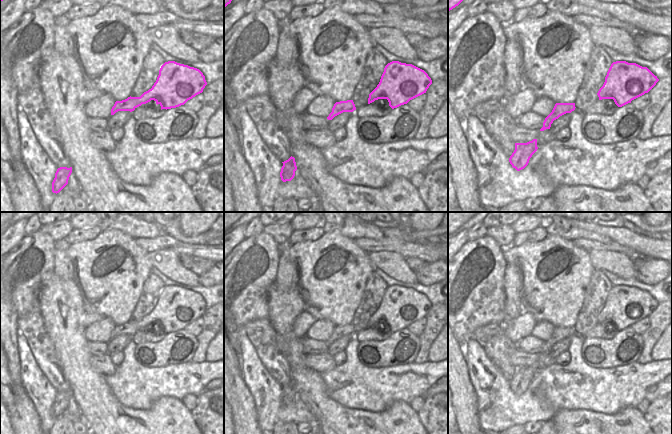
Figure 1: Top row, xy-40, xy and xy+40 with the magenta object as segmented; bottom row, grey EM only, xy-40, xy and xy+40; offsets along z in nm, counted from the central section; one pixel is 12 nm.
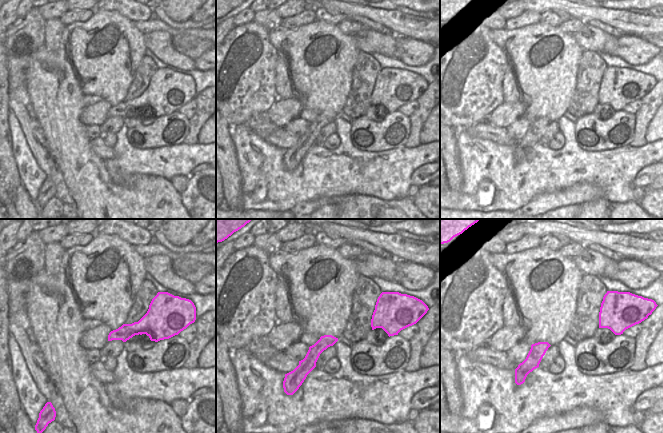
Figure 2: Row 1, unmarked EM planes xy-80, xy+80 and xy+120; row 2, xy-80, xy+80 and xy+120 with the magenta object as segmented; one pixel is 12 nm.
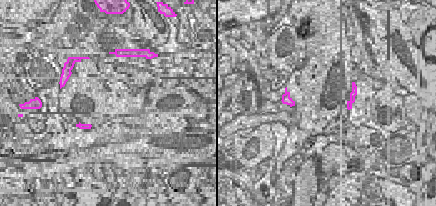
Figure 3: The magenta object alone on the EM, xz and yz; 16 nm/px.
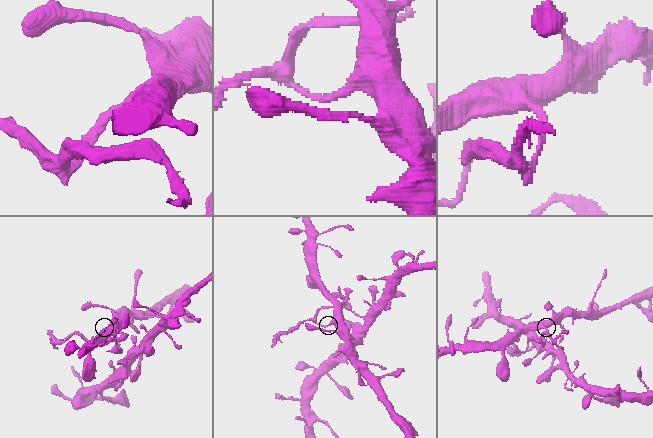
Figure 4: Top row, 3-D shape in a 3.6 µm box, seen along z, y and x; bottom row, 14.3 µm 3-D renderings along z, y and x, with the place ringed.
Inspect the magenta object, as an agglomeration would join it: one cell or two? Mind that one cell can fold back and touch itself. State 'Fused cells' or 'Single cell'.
Fused cells.

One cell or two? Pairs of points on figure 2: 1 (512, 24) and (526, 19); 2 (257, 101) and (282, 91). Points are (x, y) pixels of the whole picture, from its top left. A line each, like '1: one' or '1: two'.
1: one
2: two

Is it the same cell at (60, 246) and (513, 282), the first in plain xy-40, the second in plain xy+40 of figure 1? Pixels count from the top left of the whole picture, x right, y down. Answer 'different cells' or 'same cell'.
same cell

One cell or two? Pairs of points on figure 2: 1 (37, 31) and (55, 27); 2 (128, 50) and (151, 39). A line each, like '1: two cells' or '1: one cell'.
1: two cells
2: two cells

